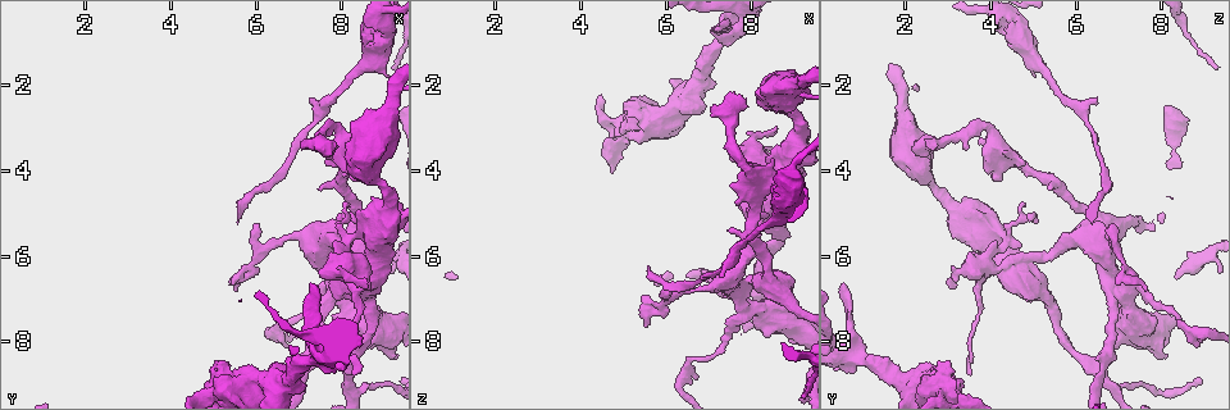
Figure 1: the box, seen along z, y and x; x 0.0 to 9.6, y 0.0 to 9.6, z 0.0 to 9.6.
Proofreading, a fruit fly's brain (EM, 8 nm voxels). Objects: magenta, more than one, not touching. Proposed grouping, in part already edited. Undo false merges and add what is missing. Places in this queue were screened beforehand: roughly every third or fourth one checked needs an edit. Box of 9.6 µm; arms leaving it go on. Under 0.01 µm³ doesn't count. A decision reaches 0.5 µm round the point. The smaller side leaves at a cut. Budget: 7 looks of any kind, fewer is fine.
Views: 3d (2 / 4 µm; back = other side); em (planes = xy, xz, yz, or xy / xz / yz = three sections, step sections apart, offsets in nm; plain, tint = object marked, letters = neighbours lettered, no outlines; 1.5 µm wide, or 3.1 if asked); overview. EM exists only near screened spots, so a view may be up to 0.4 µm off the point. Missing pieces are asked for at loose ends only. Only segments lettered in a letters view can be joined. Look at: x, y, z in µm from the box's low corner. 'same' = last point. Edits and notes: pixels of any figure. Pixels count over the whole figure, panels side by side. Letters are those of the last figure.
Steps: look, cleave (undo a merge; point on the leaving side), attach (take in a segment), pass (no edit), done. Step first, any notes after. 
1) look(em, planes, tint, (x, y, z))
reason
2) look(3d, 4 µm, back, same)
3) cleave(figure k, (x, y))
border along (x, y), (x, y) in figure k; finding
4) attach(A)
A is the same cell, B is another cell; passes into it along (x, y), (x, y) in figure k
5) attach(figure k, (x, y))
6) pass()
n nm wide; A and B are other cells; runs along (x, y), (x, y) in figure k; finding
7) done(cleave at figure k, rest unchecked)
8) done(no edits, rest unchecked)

look(em, 3.1 µm, xy, step 8, tint, (6.10, 5.90, 6.90))
abrupt turn

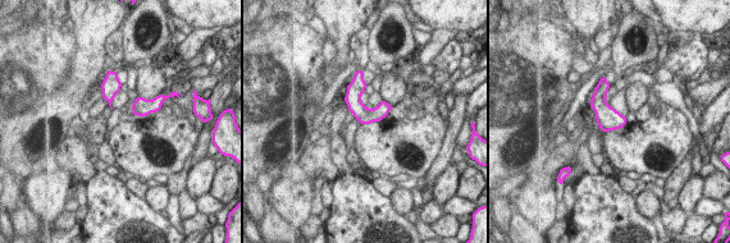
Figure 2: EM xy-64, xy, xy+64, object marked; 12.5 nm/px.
look(em, 3.1 µm, xy, step 8, letters, same)

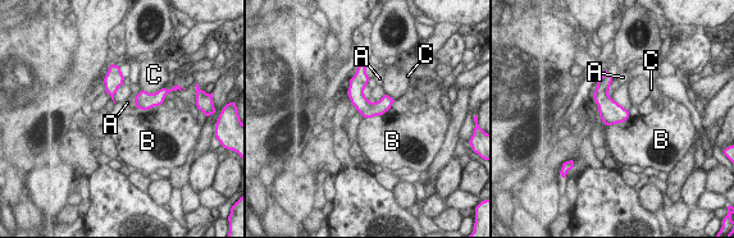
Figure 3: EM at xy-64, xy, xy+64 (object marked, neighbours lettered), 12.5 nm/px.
pass()
220 nm wide; A, B and C are other cells; border along (629, 118), (605, 126) in figure 3; one neuron here

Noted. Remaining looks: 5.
look(em, planes, tint, (8.25, 5.50, 4.30))
closes a loop

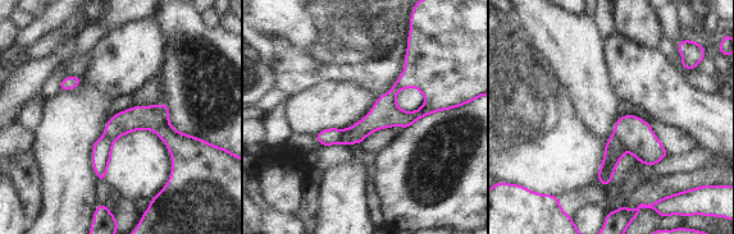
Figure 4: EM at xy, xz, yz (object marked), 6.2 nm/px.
look(em, planes, letters, same)
what lies round it

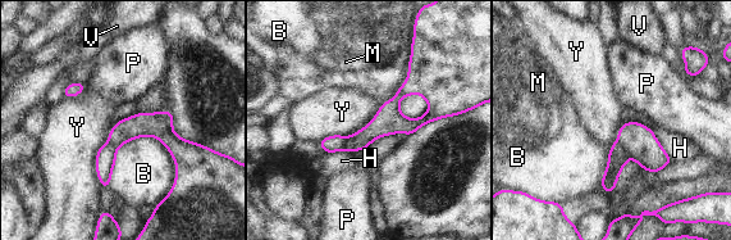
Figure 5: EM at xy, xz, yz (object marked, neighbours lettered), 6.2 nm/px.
cleave(figure 5, (617, 158))
B, H, M, P, V and Y are other cells; border along (616, 141), (630, 155) in figure 5; a second neuron is stuck on

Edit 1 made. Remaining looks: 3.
look(overview)
redraw

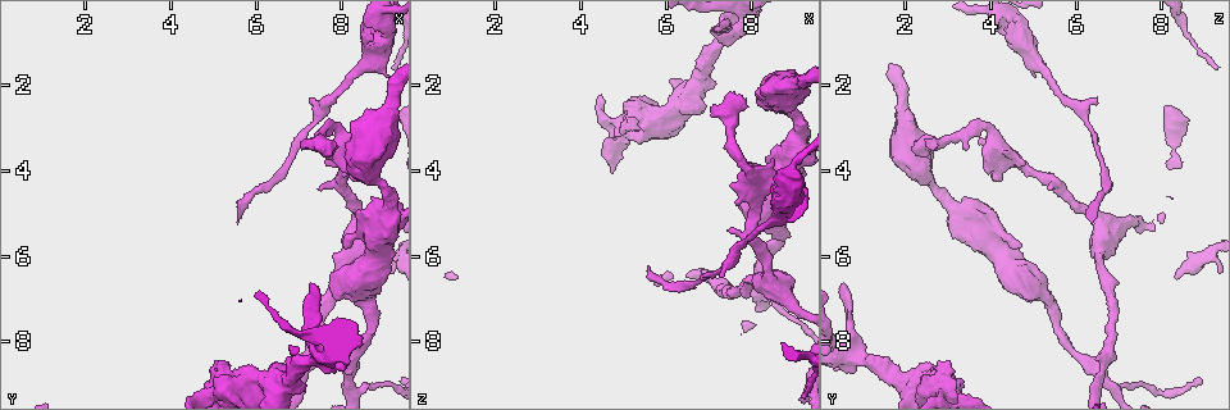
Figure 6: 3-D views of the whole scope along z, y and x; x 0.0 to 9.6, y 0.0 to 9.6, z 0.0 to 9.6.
look(em, 3.1 µm, planes, tint, (7.35, 2.25, 6.45))

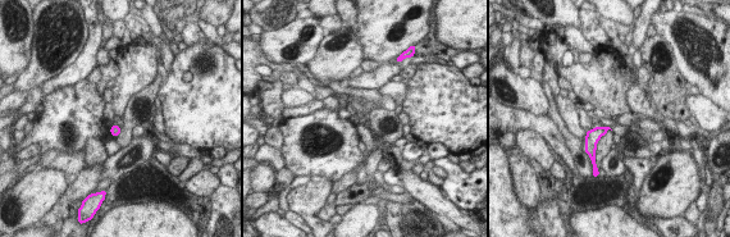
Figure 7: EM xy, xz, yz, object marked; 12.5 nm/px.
look(em, 3.1 µm, planes, letters, same)

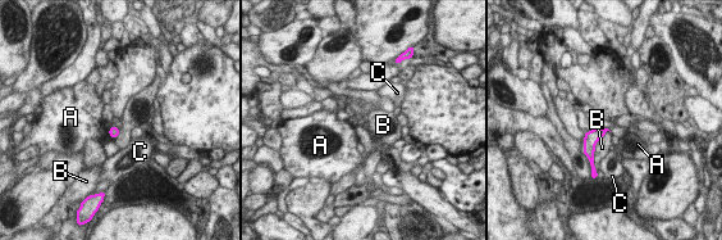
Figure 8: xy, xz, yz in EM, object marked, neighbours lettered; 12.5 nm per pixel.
pass()
B touches over 480 nm; A, B and C are other cells; no lettered segment goes on from it

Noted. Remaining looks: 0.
done(cleave at figure 5, rest unchecked)

